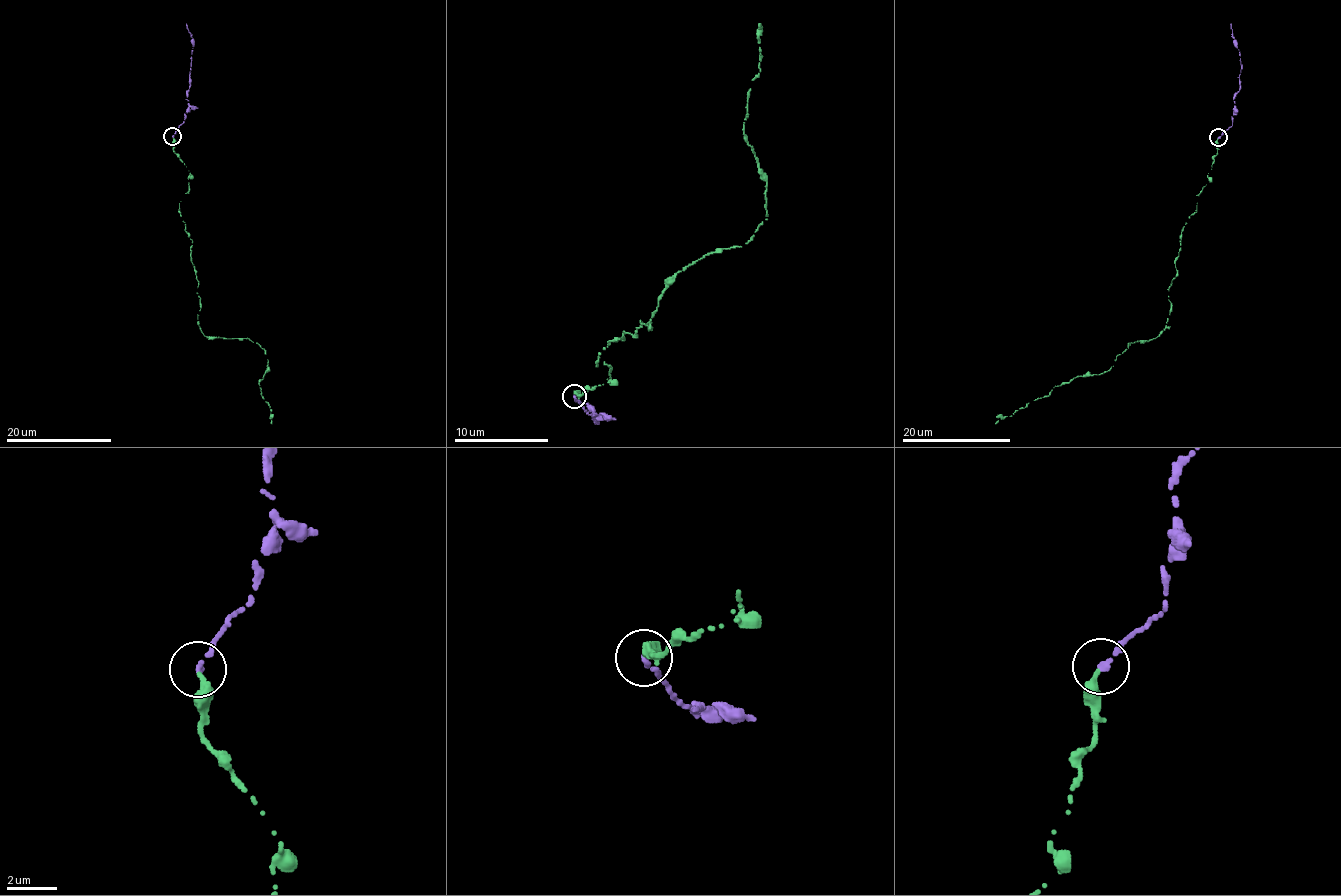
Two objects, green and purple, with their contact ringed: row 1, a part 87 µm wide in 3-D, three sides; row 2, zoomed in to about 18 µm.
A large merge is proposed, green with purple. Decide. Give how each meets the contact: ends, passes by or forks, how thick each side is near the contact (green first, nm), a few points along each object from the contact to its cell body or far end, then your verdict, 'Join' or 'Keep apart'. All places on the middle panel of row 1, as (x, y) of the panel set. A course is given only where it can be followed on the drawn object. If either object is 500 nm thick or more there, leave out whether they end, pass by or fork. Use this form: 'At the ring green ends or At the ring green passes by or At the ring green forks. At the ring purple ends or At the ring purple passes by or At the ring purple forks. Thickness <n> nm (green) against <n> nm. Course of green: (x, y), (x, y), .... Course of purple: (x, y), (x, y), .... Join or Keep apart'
At the ring green ends. At the ring purple ends. Thickness 300 nm (green) against 240 nm. Course of green: (574, 395), (610, 382), (596, 362), (650, 329), (666, 283), (766, 220), (743, 133), (758, 23). Course of purple: (574, 395), (592, 415), (598, 415), (593, 413), (598, 422), (594, 421), (586, 404), (574, 400). Join

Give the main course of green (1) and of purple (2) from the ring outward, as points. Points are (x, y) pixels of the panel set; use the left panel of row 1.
1: (173, 137), (190, 173), (178, 209), (192, 241), (198, 323), (209, 337), (259, 345), (270, 423)
2: (173, 137), (188, 108), (193, 41), (186, 24)

